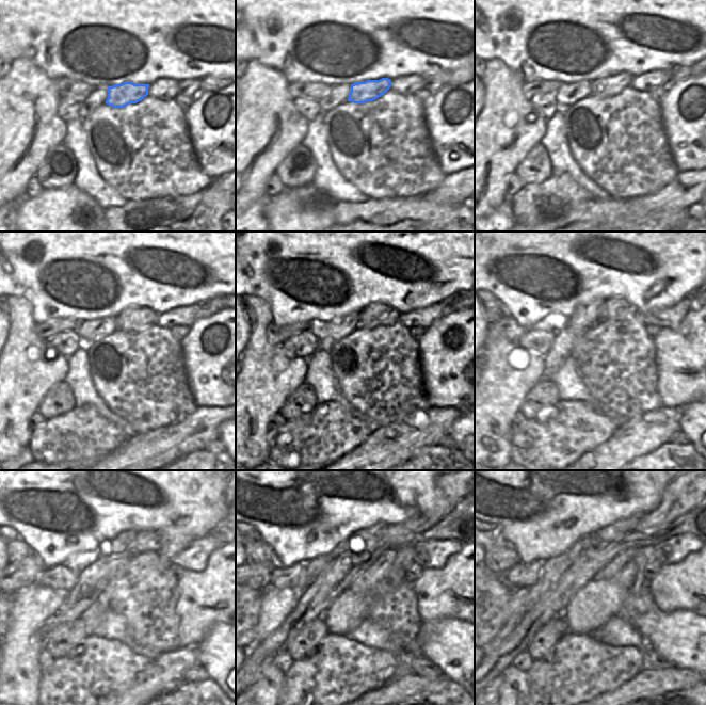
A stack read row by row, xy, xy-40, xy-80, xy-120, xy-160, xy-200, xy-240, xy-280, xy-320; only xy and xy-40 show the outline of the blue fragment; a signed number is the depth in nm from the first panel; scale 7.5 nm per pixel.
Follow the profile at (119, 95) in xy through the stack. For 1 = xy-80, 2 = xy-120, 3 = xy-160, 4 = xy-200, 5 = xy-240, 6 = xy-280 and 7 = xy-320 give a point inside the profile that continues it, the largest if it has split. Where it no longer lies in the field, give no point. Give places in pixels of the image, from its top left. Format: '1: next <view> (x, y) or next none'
1: next xy-80 (611, 85)
2: next xy-120 (134, 318)
3: next xy-160 (378, 314)
4: next xy-200 (616, 308)
5: next xy-240 (146, 541)
6: next xy-280 (417, 524)
7: next xy-320 (682, 494)

